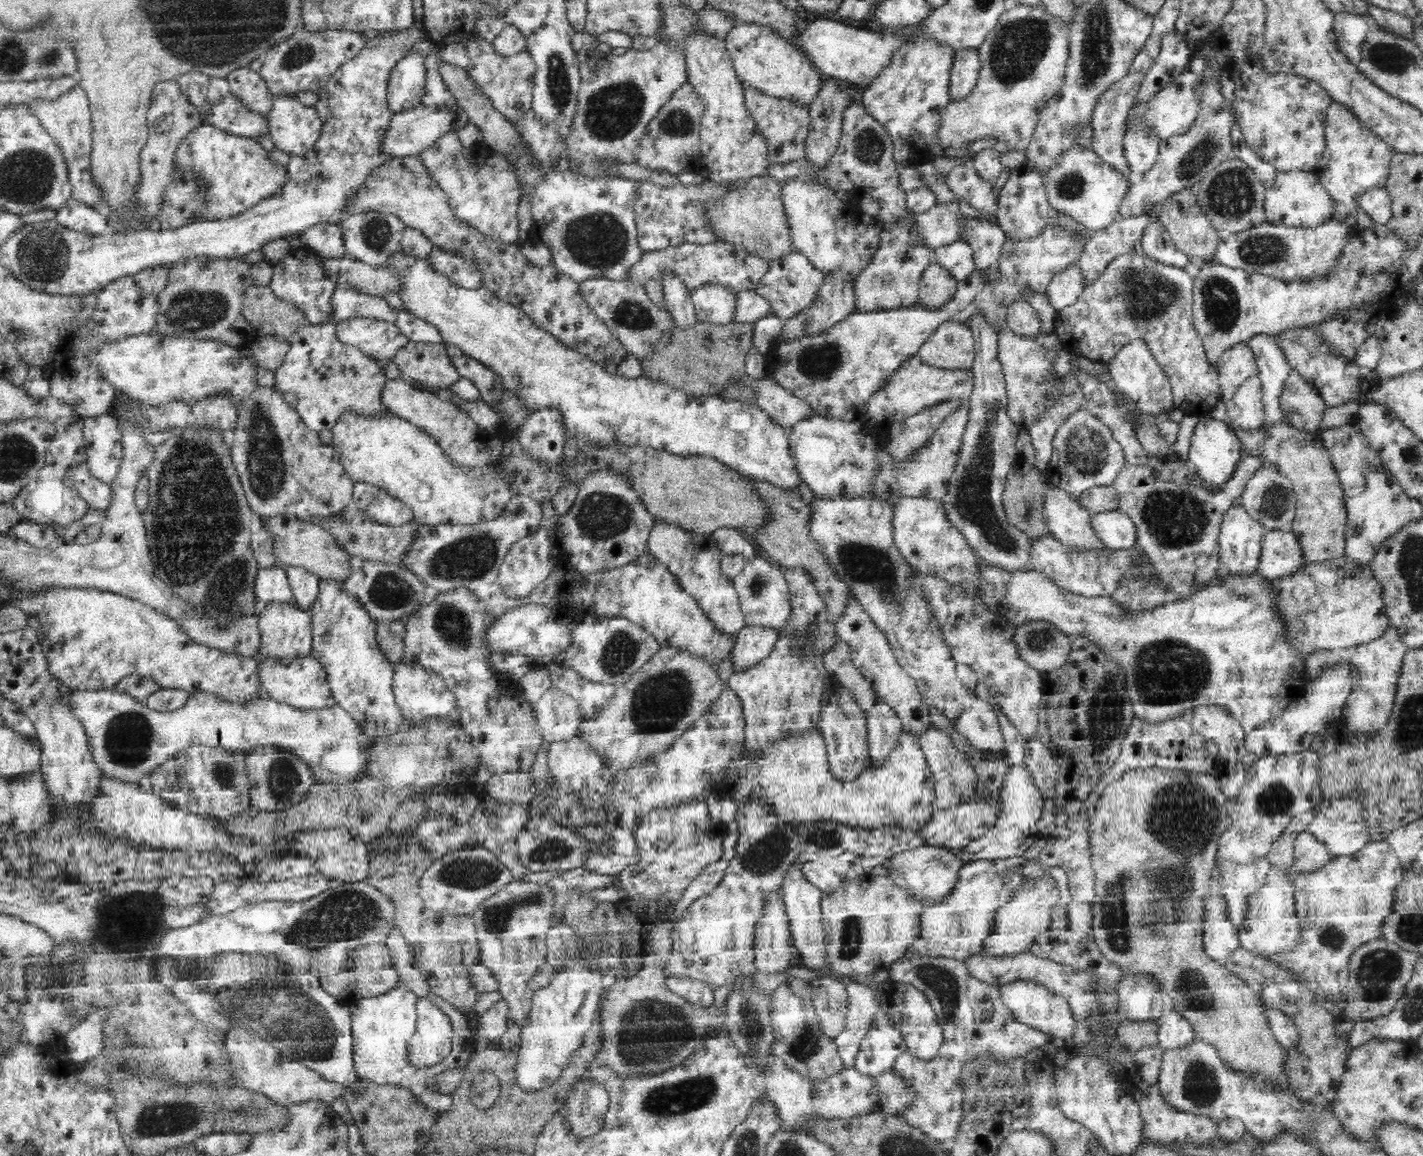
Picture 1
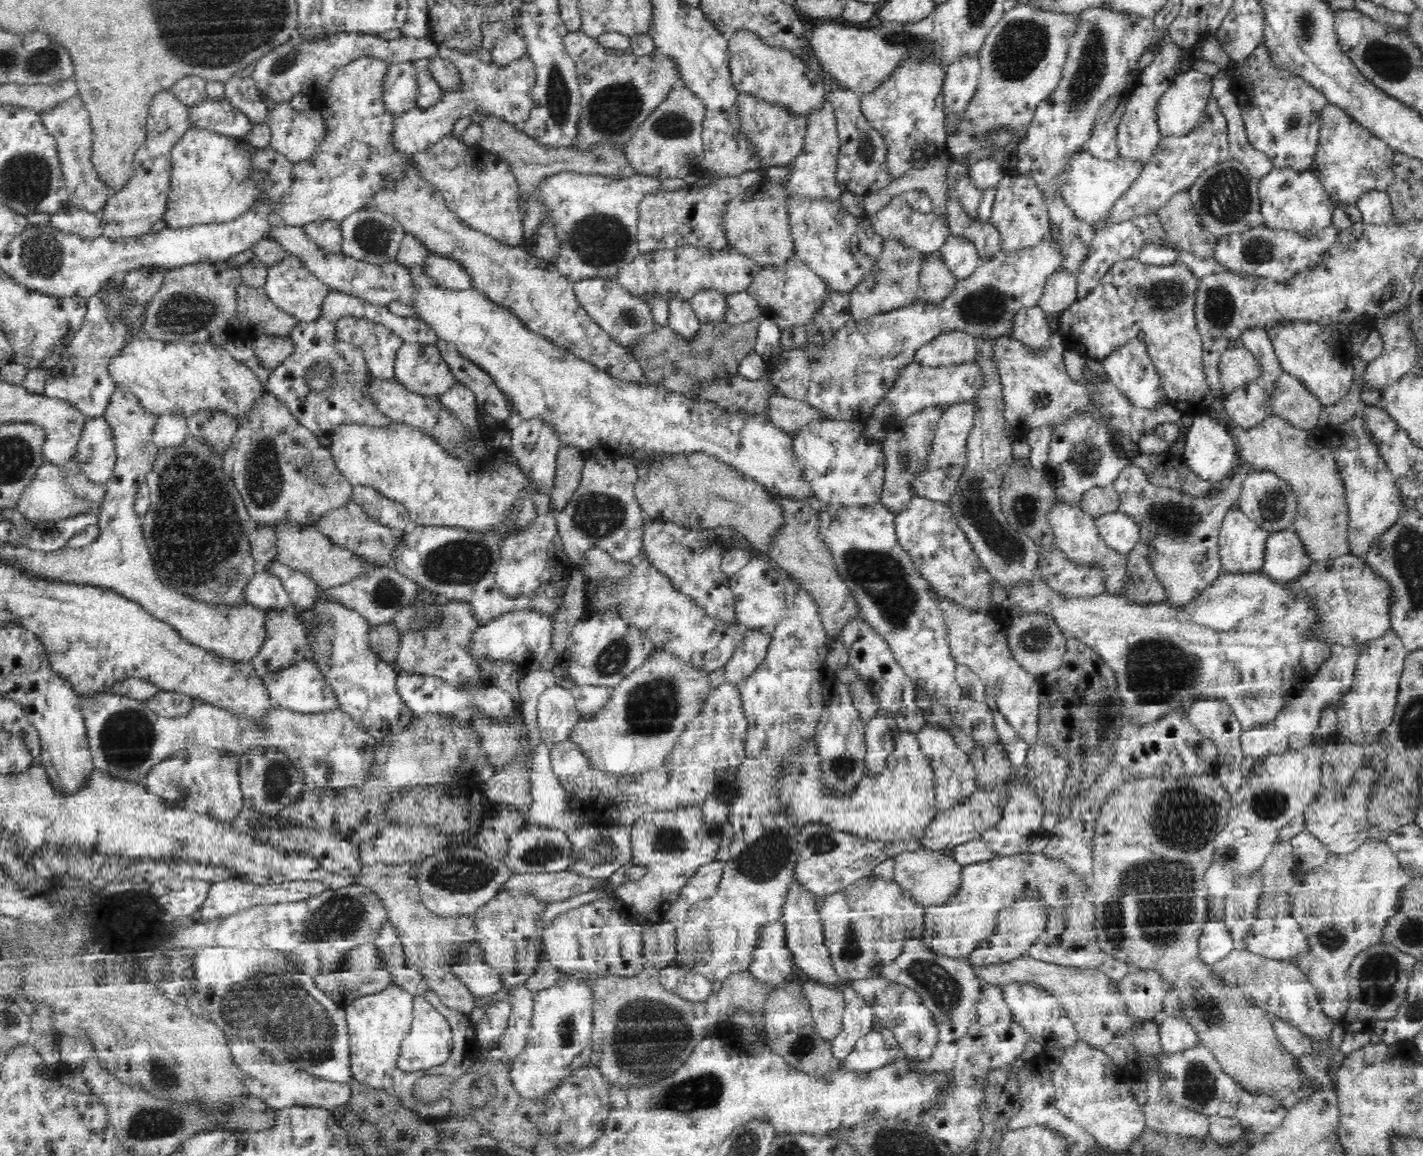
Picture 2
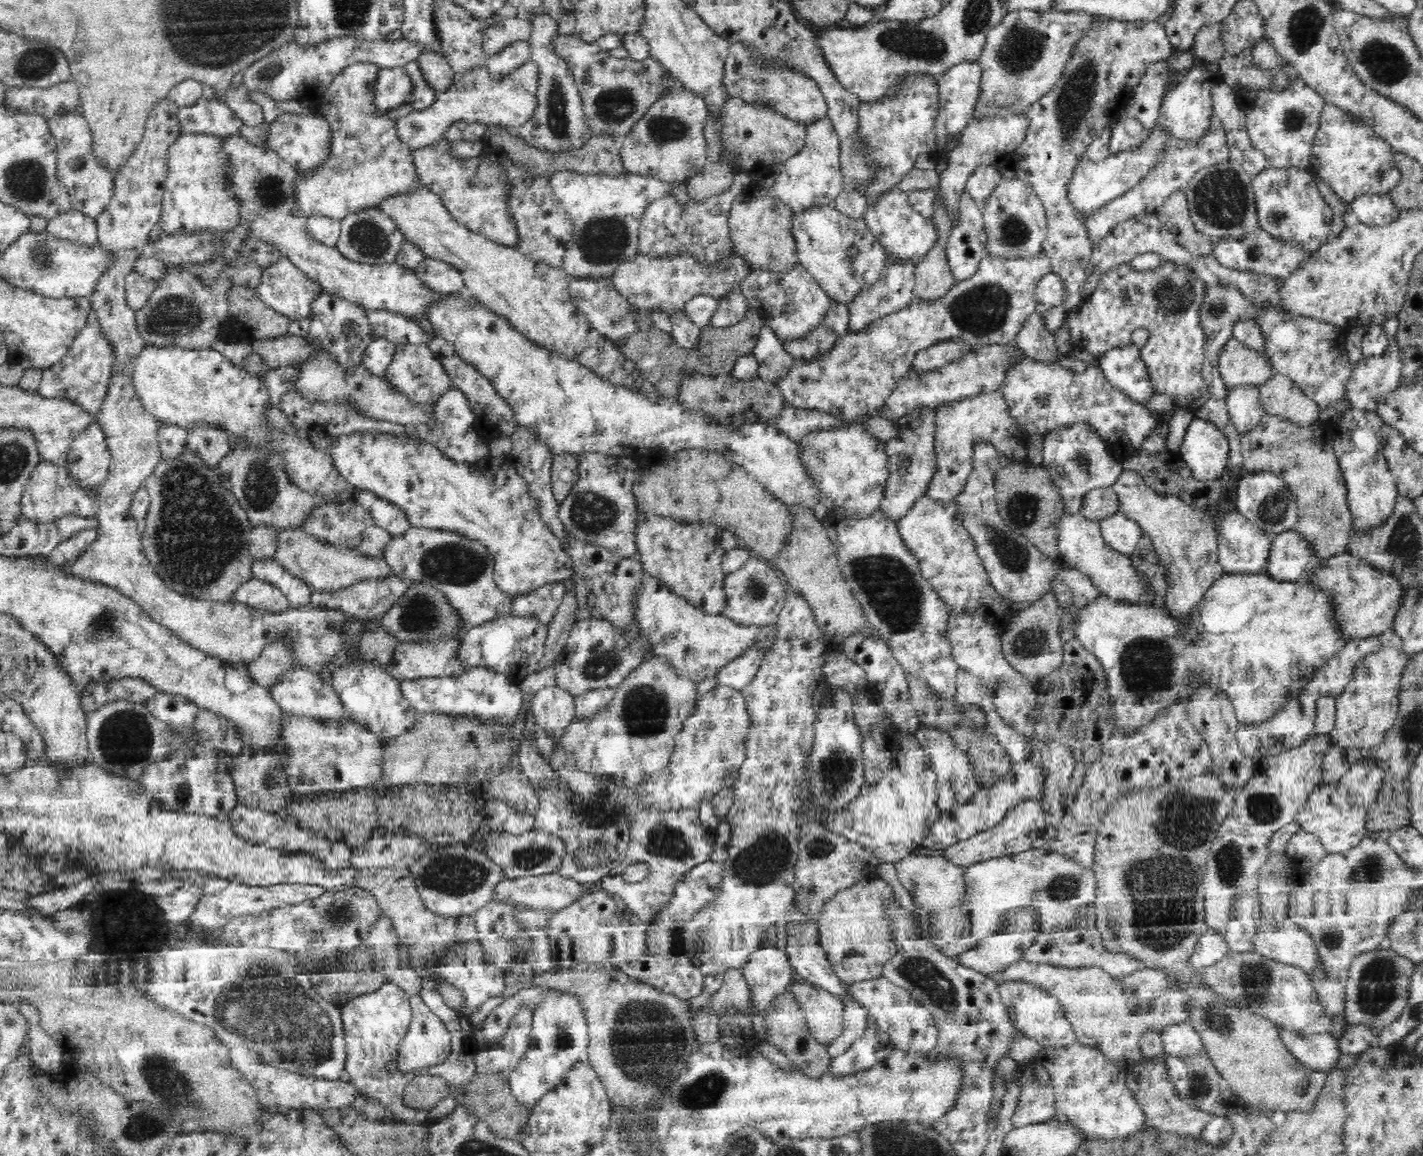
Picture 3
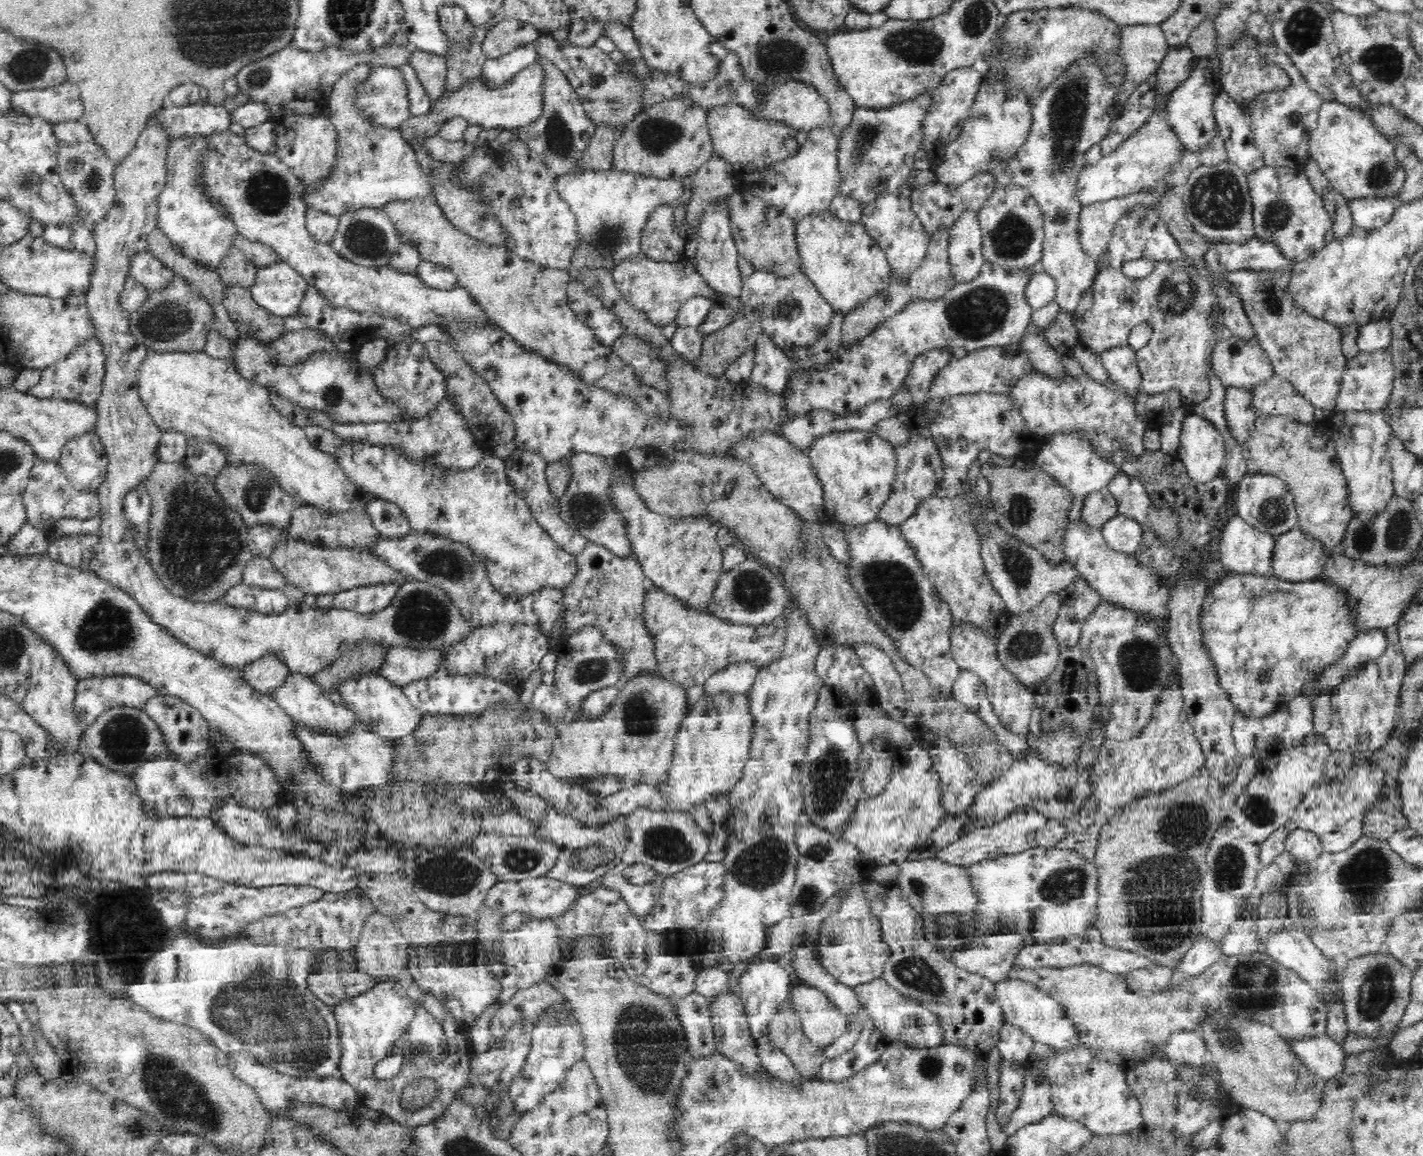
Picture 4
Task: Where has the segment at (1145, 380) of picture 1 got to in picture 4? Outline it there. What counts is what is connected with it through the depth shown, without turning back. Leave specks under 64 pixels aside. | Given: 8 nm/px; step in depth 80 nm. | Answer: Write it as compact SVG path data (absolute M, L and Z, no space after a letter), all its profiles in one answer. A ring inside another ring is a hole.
M1129 344L1109 348L1100 358L1114 387L1131 397L1144 392L1142 371L1138 366L1136 351Z

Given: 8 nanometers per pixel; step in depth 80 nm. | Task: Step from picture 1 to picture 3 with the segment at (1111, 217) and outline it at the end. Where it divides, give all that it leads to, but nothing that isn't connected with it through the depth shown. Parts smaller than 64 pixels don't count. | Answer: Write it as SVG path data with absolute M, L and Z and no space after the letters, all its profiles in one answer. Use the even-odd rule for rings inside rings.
M1157 123L1156 130L1150 134L1150 138L1138 150L1114 153L1100 162L1090 160L1086 156L1082 157L1076 163L1076 168L1067 184L1067 197L1072 208L1075 208L1079 215L1092 216L1095 211L1100 211L1115 198L1126 194L1146 176L1147 172L1150 172L1168 140L1171 140L1171 137Z

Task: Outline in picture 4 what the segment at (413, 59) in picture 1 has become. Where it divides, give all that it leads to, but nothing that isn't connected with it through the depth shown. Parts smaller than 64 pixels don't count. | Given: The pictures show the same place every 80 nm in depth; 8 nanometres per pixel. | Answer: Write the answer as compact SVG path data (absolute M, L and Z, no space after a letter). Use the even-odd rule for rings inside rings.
M376 66L360 89L356 101L362 116L386 127L397 128L410 114L409 89L400 67Z

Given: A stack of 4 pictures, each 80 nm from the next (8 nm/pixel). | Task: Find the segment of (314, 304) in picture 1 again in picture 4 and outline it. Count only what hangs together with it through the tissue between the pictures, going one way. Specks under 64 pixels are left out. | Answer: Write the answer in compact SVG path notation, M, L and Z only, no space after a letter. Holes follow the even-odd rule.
M286 261L258 269L256 282L250 286L252 297L258 304L276 314L288 317L296 314L310 283Z

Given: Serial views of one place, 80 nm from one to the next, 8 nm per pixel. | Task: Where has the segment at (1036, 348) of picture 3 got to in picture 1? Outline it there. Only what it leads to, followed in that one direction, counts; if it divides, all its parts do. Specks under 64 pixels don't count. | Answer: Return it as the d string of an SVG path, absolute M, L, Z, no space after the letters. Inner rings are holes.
M1024 298L1014 299L1005 314L1005 329L1022 336L1037 335L1041 330L1036 309Z

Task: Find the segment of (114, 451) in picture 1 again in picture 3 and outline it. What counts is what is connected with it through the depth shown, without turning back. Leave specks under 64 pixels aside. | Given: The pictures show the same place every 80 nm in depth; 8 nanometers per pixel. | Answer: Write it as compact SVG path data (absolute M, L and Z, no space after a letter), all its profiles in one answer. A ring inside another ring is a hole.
M94 420L74 440L69 451L68 470L79 487L99 487L109 475L112 456L104 429Z

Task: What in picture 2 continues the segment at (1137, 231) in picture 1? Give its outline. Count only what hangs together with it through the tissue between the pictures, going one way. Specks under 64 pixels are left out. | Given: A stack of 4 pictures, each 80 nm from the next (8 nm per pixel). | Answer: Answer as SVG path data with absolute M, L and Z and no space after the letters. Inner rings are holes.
M1154 212L1146 216L1135 216L1130 220L1118 221L1116 224L1108 224L1106 228L1101 228L1098 232L1095 232L1094 238L1087 246L1086 256L1083 258L1077 274L1078 299L1084 298L1090 290L1098 286L1107 270L1115 262L1132 258L1132 255L1140 250L1150 239L1160 237L1162 243L1168 243L1165 234L1166 232L1159 221L1159 216Z

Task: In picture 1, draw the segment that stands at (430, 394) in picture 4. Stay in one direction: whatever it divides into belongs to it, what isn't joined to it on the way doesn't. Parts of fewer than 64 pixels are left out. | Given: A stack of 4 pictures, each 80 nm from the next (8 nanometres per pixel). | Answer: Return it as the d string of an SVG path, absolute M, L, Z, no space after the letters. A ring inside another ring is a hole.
M408 341L406 346L403 346L395 354L393 361L398 365L402 371L402 378L405 381L422 381L422 388L426 385L430 387L450 387L461 376L454 365L454 361L448 357L447 344L442 343L429 343L429 342L414 342Z

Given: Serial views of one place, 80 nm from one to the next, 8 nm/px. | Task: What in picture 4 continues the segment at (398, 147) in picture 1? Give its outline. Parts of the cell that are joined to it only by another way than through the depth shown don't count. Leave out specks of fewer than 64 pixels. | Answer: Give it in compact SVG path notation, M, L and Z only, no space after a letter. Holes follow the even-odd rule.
M536 60L529 64L520 72L514 73L514 78L510 82L498 88L489 88L486 85L484 75L480 74L462 84L456 92L445 94L440 99L432 103L429 111L423 115L410 115L403 120L397 128L401 132L403 139L410 145L416 147L424 142L424 138L432 138L440 134L440 128L448 124L454 118L463 118L470 125L480 125L483 128L513 128L521 129L530 124L542 110L542 86L544 86L543 68Z

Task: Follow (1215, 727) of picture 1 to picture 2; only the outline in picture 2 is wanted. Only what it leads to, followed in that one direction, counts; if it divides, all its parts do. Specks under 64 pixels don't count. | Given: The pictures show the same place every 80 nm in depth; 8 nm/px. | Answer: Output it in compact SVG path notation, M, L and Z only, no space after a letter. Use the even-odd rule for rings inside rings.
M1202 700L1199 704L1188 710L1187 716L1192 726L1202 735L1213 740L1218 747L1218 758L1215 762L1214 774L1220 776L1220 780L1225 788L1232 793L1236 793L1242 786L1243 780L1240 764L1244 760L1244 751L1242 750L1242 725L1238 717L1232 713L1230 706L1221 700Z

